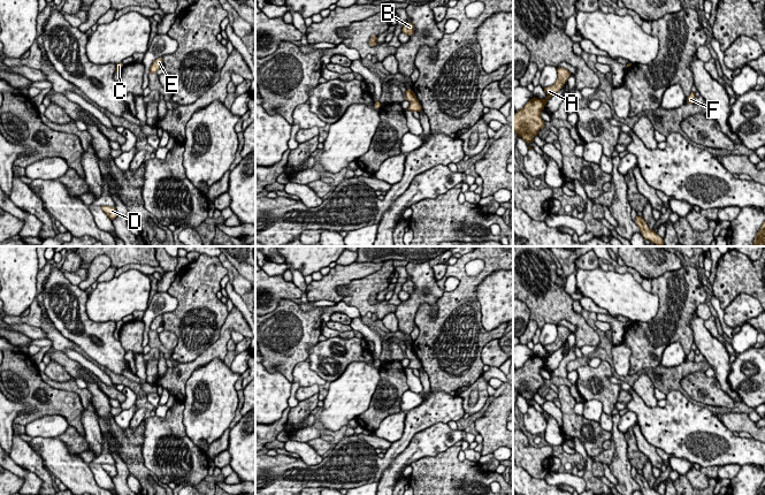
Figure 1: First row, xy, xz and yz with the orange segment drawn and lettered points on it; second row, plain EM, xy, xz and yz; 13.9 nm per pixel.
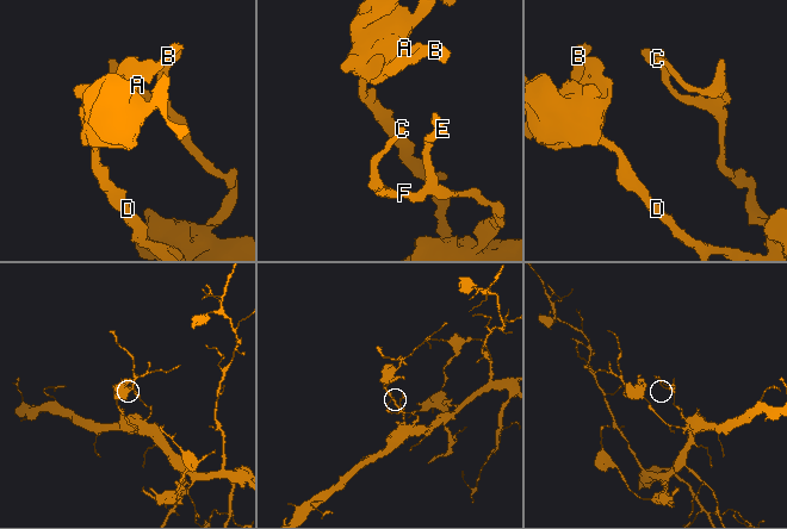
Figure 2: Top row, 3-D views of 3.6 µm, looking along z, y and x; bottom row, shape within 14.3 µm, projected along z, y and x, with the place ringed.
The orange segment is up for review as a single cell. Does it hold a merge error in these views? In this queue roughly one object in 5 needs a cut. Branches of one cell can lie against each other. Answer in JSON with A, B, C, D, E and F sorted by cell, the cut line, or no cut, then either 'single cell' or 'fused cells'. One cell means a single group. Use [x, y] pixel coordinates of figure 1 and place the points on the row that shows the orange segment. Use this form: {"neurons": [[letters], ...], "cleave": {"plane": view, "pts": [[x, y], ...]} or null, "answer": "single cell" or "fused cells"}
{"neurons": [["A", "B", "C", "D", "E", "F"]], "cleave": null, "answer": "single cell"}

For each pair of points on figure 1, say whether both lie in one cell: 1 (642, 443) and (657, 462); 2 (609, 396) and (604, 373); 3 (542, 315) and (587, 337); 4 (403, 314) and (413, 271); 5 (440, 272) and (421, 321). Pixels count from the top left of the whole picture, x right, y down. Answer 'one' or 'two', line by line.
1: one
2: one
3: one
4: one
5: two

